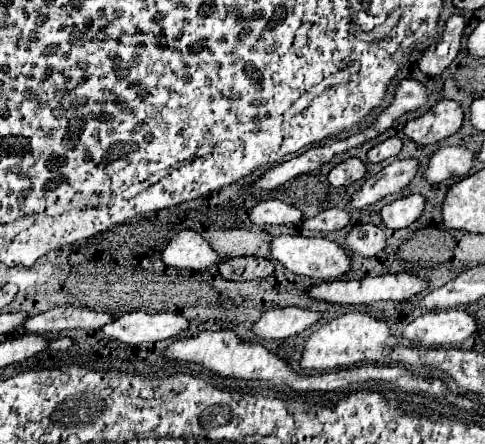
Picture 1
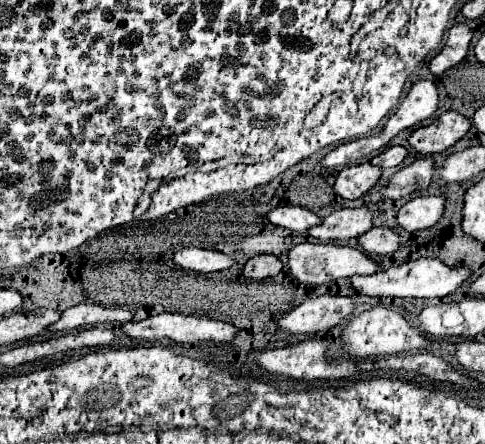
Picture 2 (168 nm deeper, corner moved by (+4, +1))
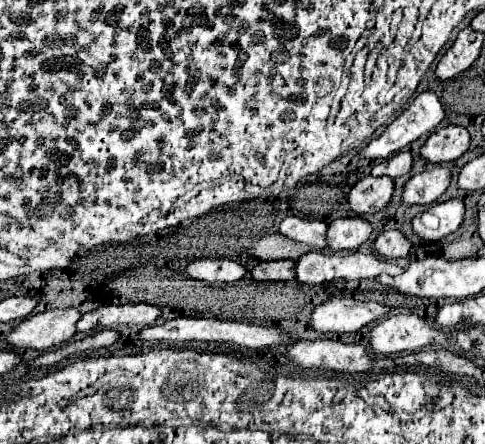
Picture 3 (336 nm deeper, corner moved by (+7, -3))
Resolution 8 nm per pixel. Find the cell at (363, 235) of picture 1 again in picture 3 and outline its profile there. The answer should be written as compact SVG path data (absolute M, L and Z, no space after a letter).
M399 230L381 232L373 242L373 250L385 258L405 258L409 254L409 248L411 242Z

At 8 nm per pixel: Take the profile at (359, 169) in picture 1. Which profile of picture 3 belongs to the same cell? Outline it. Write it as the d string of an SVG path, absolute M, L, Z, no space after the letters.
M365 176L349 190L349 206L357 214L375 214L387 206L393 196L393 180L389 176Z

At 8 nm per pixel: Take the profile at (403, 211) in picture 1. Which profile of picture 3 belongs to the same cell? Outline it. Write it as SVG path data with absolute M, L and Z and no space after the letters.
M457 198L437 202L421 216L415 216L411 226L419 238L439 240L459 228L459 224L463 222L463 212L465 212L465 206Z

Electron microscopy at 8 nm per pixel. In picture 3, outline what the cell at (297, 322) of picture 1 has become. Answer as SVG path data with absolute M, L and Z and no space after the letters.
M333 298L313 308L307 326L319 332L345 334L357 332L375 318L387 314L387 306L379 302L357 302L347 298Z

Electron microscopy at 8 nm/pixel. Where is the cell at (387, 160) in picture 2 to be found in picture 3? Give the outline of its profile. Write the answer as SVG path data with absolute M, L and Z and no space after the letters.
M397 152L391 158L375 164L371 174L373 176L391 176L391 178L397 178L397 176L407 174L411 170L411 164L413 164L413 158L411 158L409 152Z

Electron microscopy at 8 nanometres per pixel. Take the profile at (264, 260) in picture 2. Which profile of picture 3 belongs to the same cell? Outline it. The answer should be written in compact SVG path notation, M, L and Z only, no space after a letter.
M293 260L259 262L251 270L251 278L257 280L257 282L265 282L265 280L293 280L295 278L295 262Z

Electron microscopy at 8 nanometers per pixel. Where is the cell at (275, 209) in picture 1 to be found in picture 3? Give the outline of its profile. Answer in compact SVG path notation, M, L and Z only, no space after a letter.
M287 216L279 224L279 232L295 242L313 246L317 250L327 248L325 244L325 232L327 224L323 220L313 220L313 218L299 218L299 216Z

